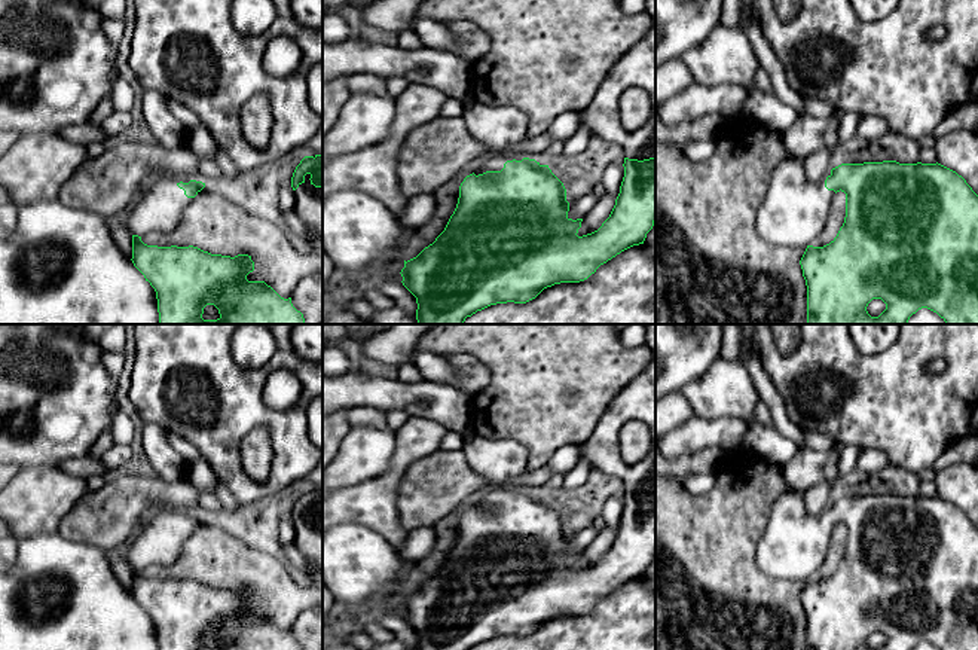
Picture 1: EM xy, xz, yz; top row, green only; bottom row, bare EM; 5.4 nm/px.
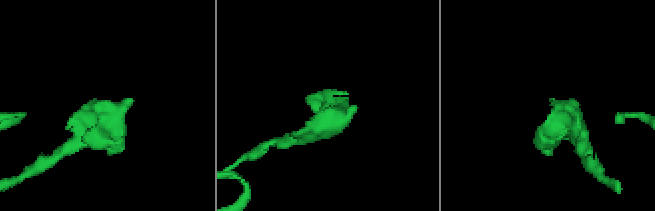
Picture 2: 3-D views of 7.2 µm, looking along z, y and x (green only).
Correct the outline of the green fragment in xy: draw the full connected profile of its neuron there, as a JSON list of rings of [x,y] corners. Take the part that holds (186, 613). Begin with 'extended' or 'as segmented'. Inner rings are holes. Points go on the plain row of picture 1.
extended | [[[156,510],[131,538],[128,562],[132,570],[132,596],[156,625],[159,650],[202,650],[207,638],[214,638],[220,650],[303,650],[291,631],[281,631],[265,614],[248,614],[254,595],[248,588],[235,591],[211,588],[198,580],[158,580],[141,574],[150,565],[172,565],[186,540],[205,521],[187,510]]]

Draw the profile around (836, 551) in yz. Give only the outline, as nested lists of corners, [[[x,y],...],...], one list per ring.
[[[840,524],[834,530],[823,564],[813,574],[812,579],[823,580],[829,577],[831,574],[834,574],[840,561],[844,556],[844,550],[846,550],[846,527]]]

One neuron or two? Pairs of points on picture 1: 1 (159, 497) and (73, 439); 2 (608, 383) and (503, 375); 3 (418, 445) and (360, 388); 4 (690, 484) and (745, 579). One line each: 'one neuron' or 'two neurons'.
1: two neurons
2: one neuron
3: two neurons
4: two neurons

